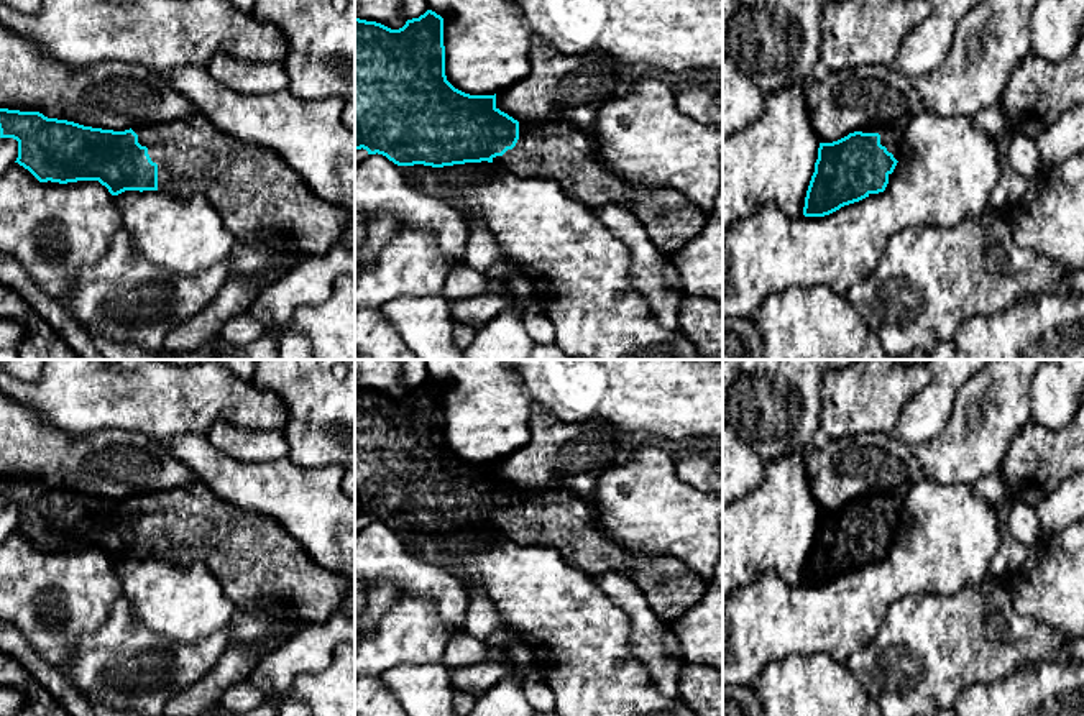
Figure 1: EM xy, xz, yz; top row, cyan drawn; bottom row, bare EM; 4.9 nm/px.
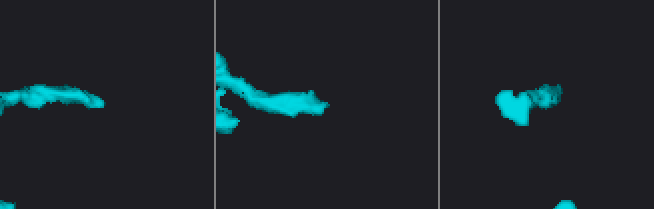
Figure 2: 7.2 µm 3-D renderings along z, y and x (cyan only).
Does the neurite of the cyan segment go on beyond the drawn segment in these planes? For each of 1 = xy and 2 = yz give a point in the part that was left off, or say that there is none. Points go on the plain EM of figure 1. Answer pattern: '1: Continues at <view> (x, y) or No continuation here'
1: Continues at xy (258, 565)
2: Continues at yz (891, 506)

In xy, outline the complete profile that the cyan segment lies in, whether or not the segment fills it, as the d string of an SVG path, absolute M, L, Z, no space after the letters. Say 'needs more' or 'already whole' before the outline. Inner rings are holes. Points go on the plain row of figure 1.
needs more; M0 476L0 506L18 509L15 530L28 537L39 550L99 548L112 563L125 558L159 558L177 567L202 563L217 576L238 613L258 608L282 621L324 622L338 611L345 599L353 596L350 583L314 562L302 545L282 530L279 522L222 501L197 478L181 488L113 499L48 486L39 480Z

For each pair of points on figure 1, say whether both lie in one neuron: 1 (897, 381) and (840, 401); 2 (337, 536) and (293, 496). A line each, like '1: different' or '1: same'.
1: same
2: same

